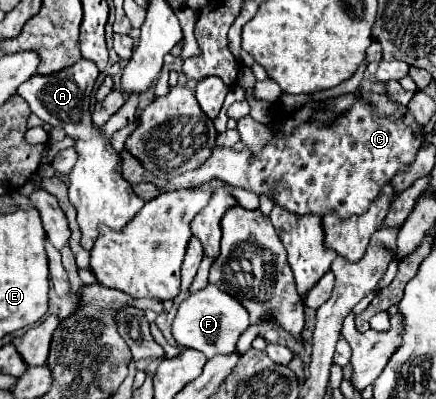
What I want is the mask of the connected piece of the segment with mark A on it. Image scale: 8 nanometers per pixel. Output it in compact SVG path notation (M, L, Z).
M81 59L79 63L63 69L61 73L33 75L17 91L29 103L31 111L37 117L41 117L45 123L51 123L53 127L61 125L67 135L77 139L75 149L79 153L79 159L69 173L69 201L77 209L81 245L85 251L91 251L95 239L99 237L99 225L105 225L113 231L121 231L145 205L145 201L135 195L131 183L123 177L119 153L111 147L107 139L103 139L101 129L91 123L89 95L97 77L97 65L89 59Z

